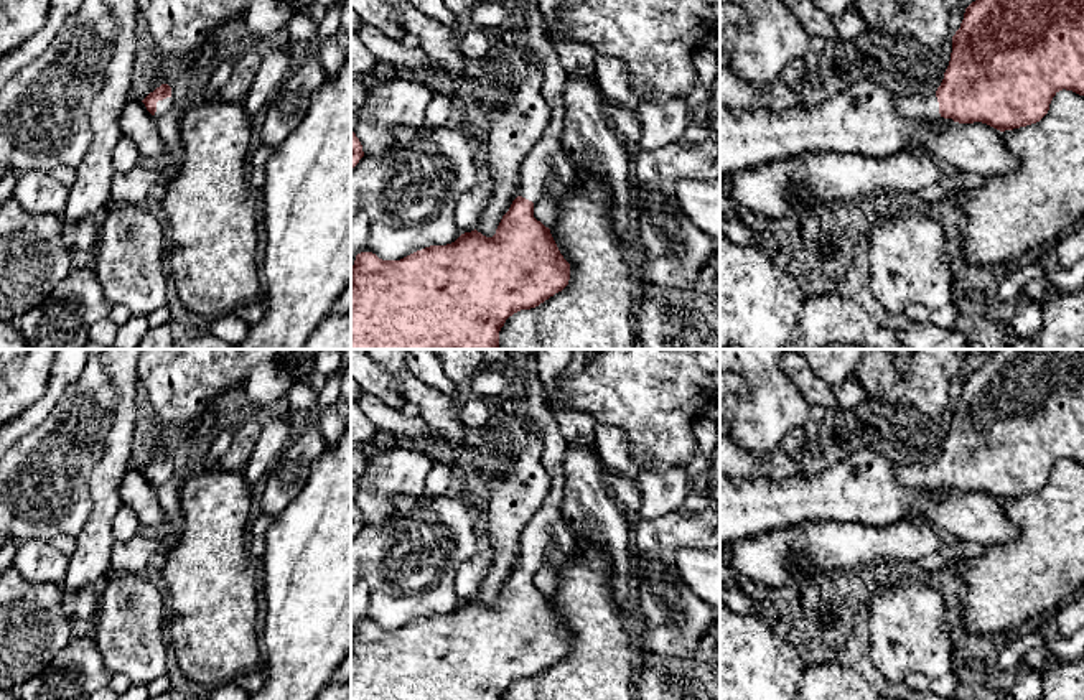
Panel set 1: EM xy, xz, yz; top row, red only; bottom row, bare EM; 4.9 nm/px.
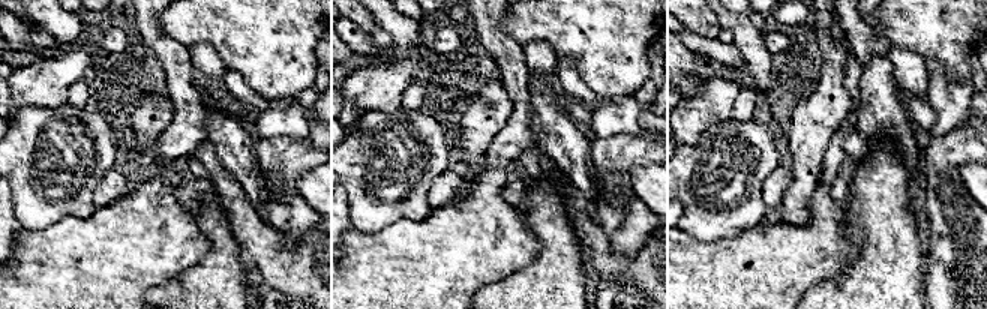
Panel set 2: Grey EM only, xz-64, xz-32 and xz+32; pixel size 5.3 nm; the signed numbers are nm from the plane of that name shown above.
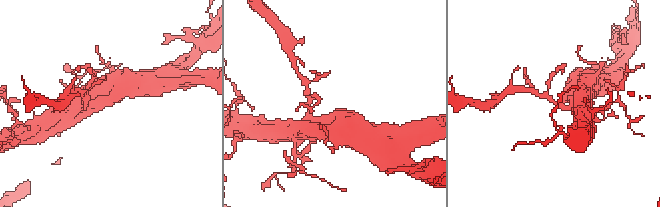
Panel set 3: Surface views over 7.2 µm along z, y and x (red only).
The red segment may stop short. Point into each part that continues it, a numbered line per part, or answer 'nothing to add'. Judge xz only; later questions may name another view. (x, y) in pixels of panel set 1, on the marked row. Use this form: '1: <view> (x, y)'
1: xz (524, 18)

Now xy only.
1: xy (163, 106)

